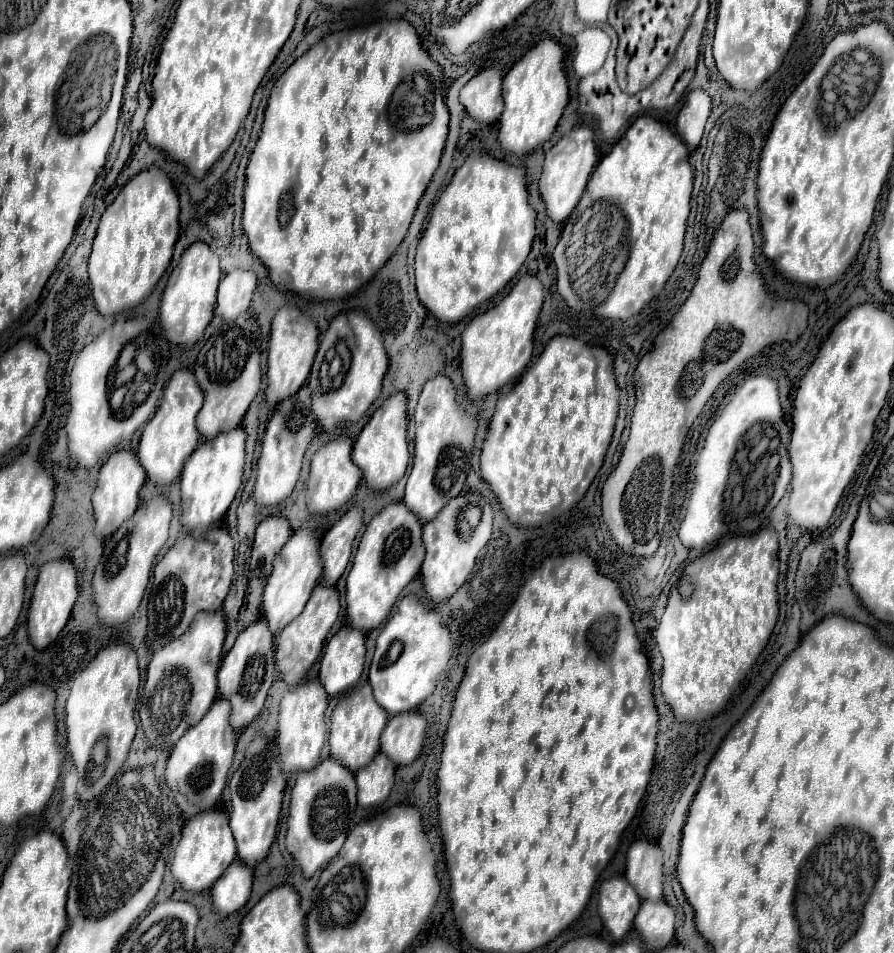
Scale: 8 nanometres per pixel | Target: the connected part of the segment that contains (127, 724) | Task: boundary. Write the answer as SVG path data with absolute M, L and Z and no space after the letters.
M110 644L102 648L86 670L74 680L66 702L66 734L72 764L78 770L78 798L82 802L100 796L128 758L136 732L134 706L140 688L136 652L130 644Z

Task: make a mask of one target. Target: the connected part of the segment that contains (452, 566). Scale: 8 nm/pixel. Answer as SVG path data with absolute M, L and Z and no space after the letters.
M464 492L450 500L442 512L428 524L424 524L424 548L426 558L422 564L422 582L430 602L438 604L448 600L468 578L474 568L478 552L488 544L492 536L492 510L490 504L476 492Z

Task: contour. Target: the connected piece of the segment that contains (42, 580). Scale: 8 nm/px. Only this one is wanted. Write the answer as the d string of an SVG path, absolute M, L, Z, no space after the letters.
M54 560L40 568L40 576L34 586L34 594L28 610L28 636L34 648L44 650L58 638L58 634L62 632L62 628L70 618L76 598L78 598L78 580L76 580L76 570L72 562Z

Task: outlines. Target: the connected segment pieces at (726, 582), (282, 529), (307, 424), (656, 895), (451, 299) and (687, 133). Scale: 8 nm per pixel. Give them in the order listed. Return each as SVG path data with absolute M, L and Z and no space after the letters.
M766 526L750 536L722 540L714 550L684 568L680 582L672 588L666 612L654 630L654 640L664 658L662 694L676 720L696 722L716 716L730 702L748 670L768 644L778 620L778 534Z
M270 516L260 522L250 556L250 570L254 576L258 578L270 576L272 560L282 550L290 536L292 536L290 522L282 516Z
M302 386L290 400L284 400L272 414L264 438L262 438L262 452L258 458L258 472L256 472L256 486L254 486L254 502L258 506L276 506L286 500L300 476L304 452L314 438L314 414L310 412L310 388Z
M638 840L628 848L626 880L642 900L662 900L662 852L656 844Z
M474 150L468 160L456 170L452 182L436 200L428 228L416 248L416 288L422 306L426 306L442 322L460 322L476 306L498 294L520 270L530 254L534 240L536 212L528 204L524 170L508 166L488 154Z
M694 90L688 94L684 108L676 118L676 132L684 140L690 152L694 152L702 140L704 124L710 116L712 98L704 90Z

